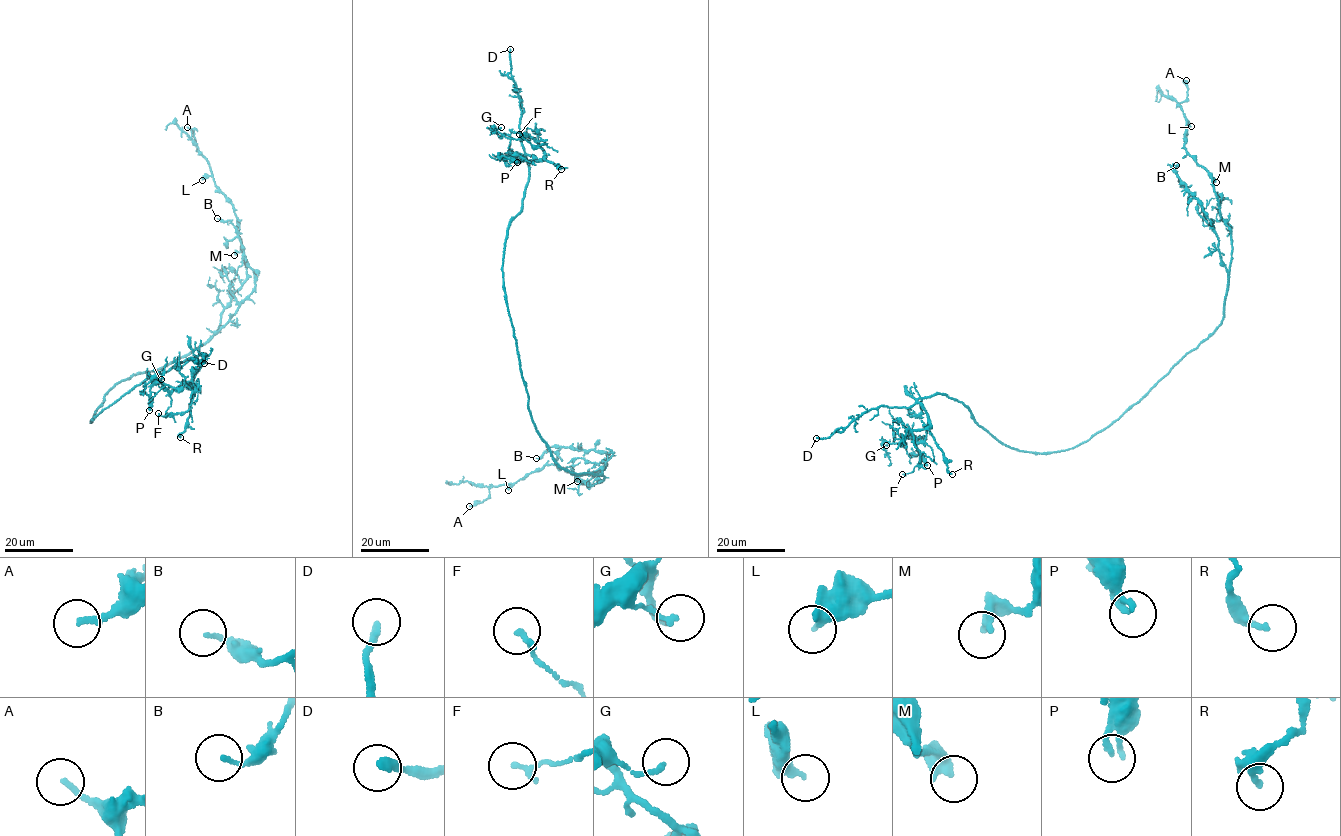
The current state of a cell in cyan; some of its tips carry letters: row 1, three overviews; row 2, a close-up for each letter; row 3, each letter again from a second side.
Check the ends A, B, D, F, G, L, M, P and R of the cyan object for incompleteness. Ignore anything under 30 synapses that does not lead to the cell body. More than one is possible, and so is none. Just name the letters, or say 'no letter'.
D

